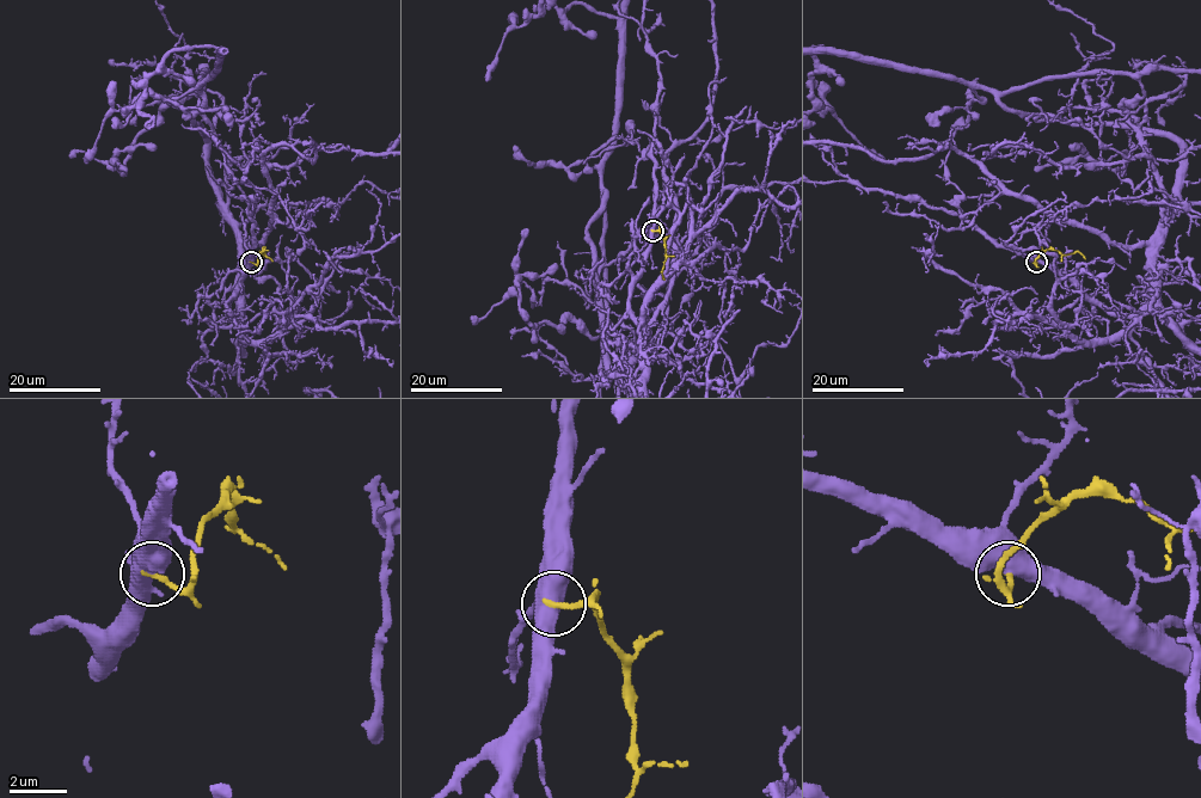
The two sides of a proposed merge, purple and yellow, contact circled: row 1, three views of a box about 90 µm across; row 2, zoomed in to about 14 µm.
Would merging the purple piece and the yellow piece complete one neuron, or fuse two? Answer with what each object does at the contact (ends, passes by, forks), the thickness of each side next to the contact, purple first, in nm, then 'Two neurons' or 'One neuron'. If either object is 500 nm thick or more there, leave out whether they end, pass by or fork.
Thickness 550 nm (purple) against 200 nm. Two neurons

